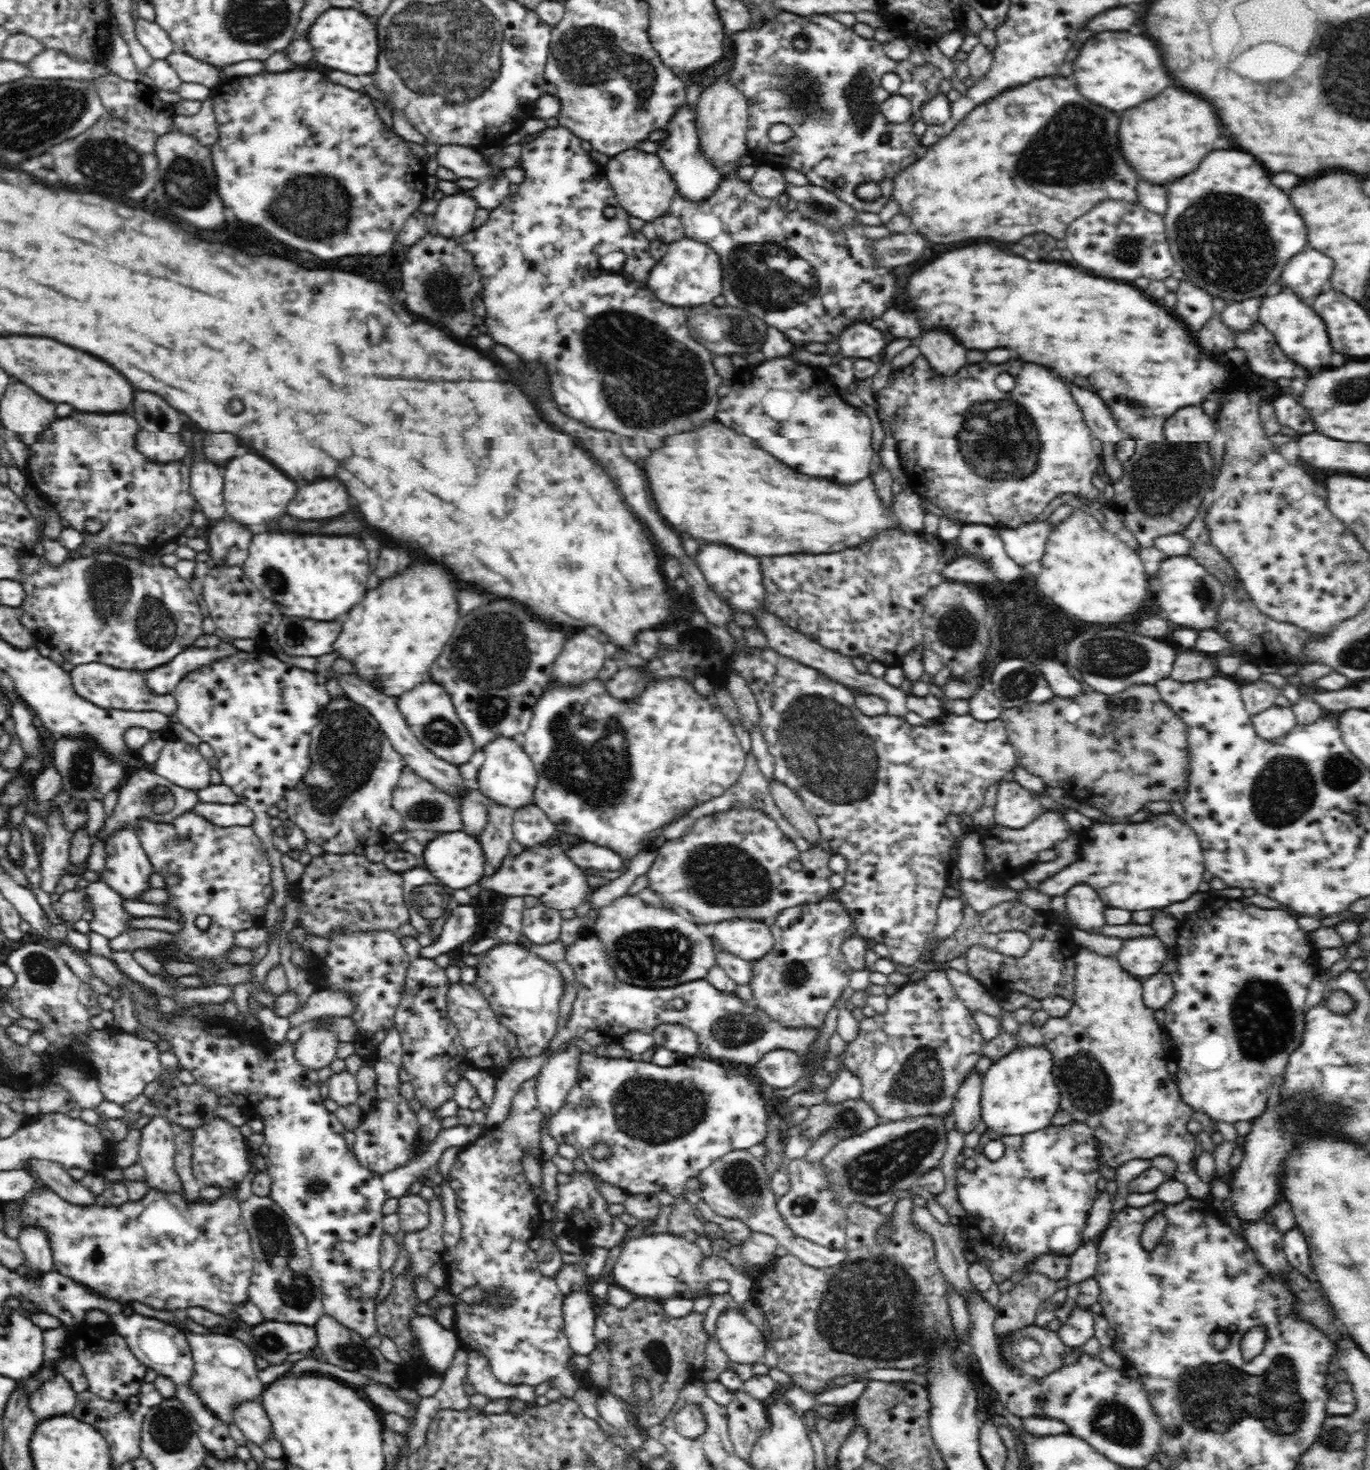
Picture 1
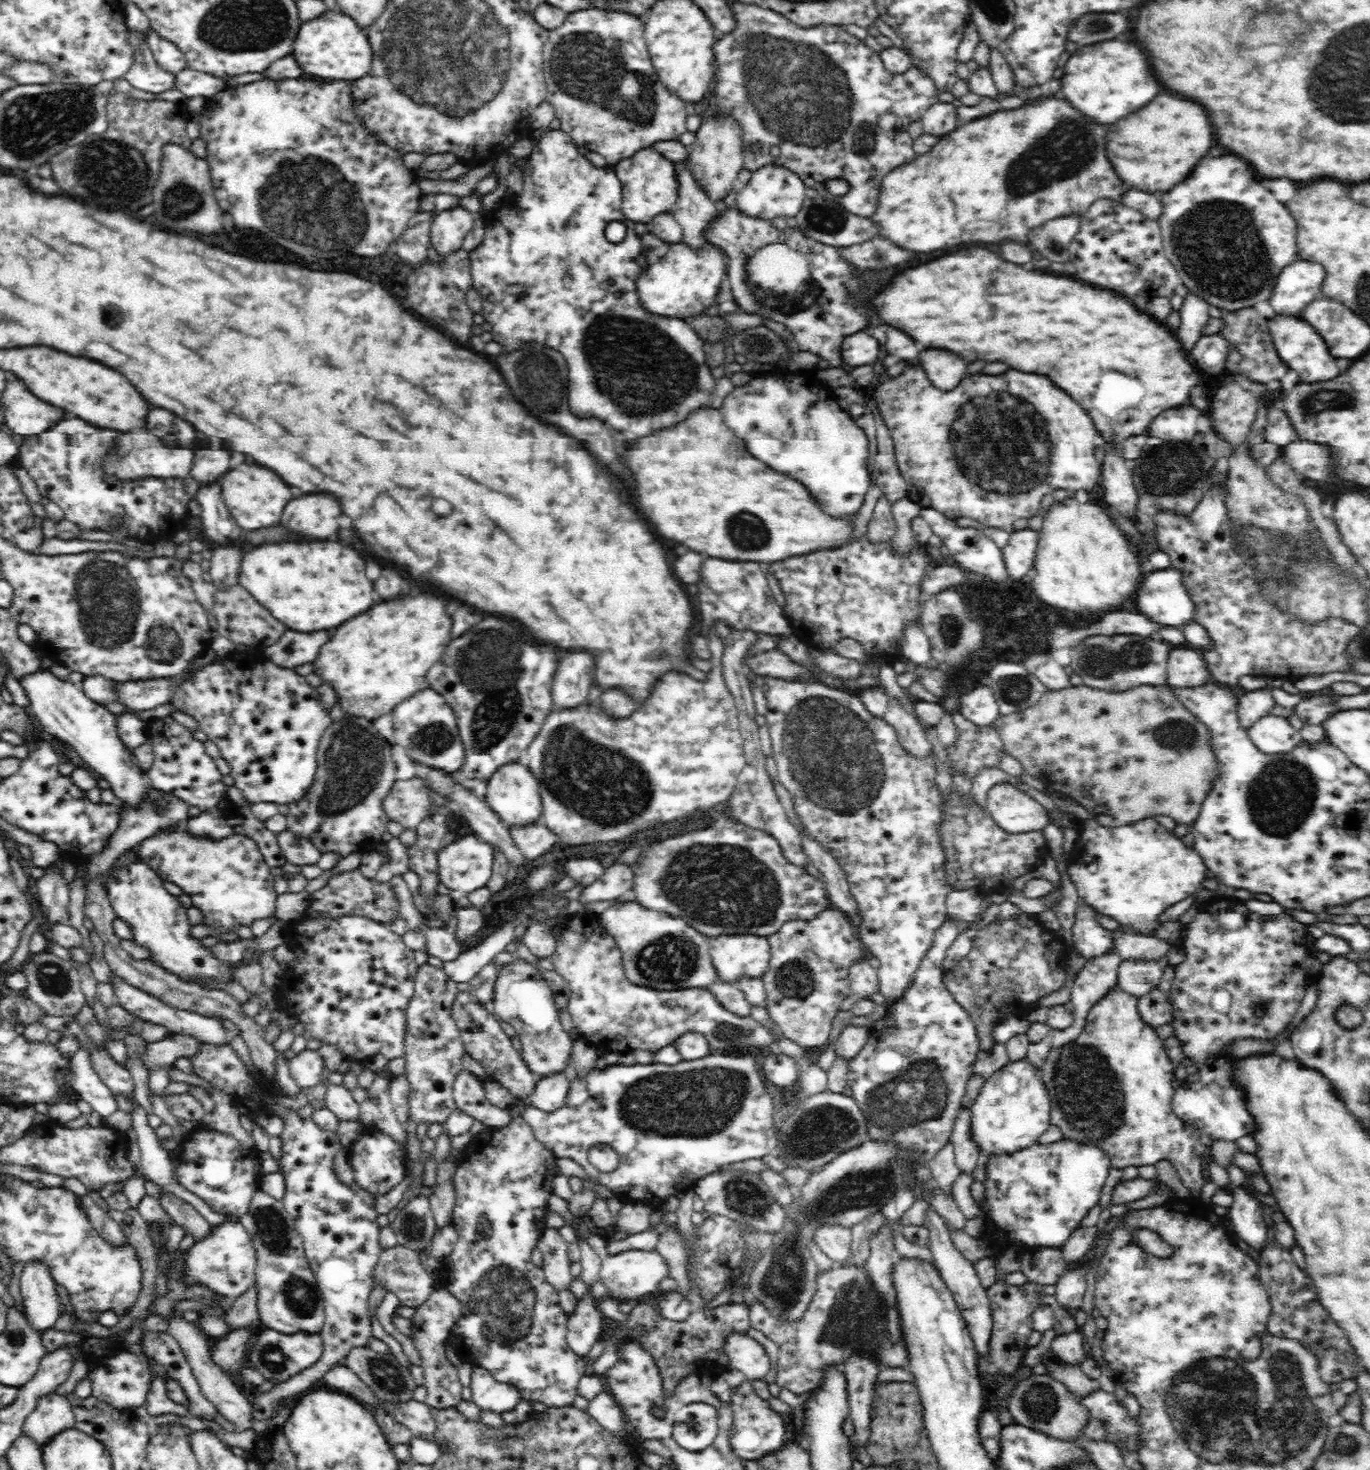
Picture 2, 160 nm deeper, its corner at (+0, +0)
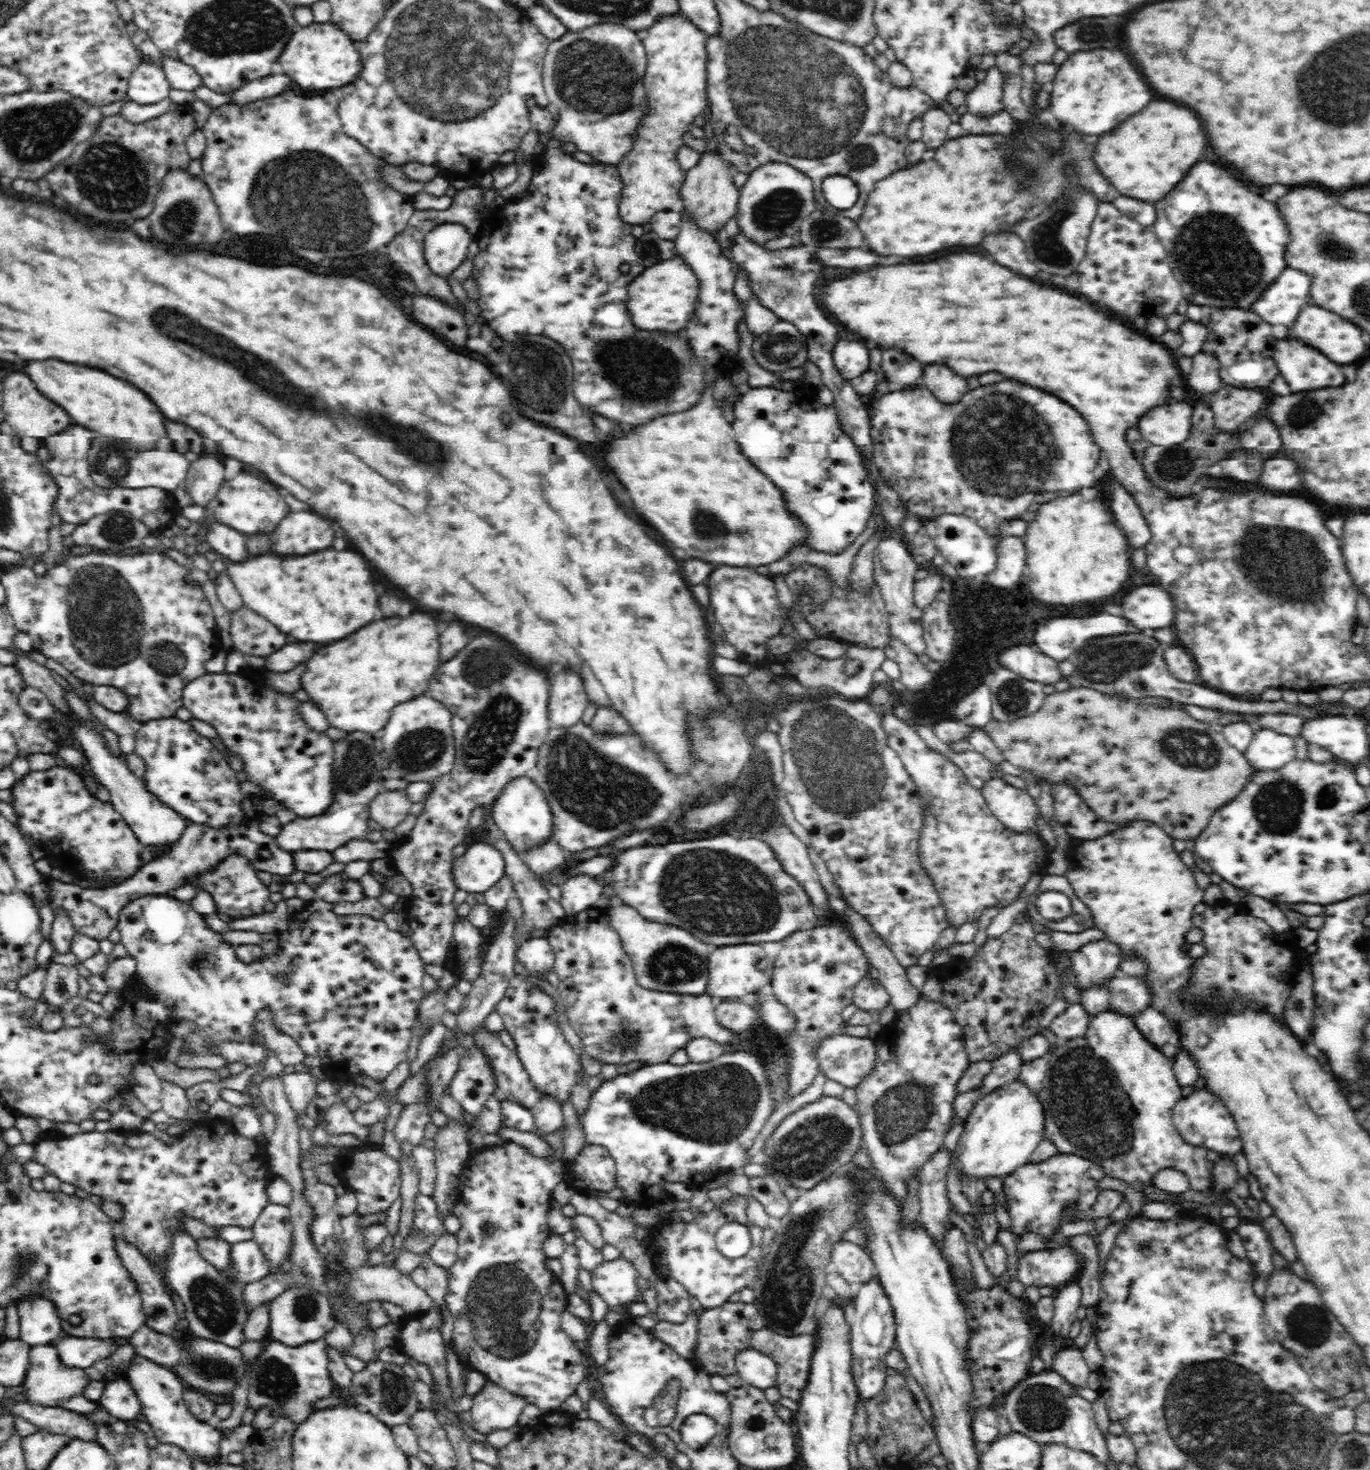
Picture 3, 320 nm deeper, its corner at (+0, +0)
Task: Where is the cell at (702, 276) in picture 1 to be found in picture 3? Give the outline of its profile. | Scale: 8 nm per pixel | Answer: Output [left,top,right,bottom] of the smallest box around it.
[626,254,700,332]

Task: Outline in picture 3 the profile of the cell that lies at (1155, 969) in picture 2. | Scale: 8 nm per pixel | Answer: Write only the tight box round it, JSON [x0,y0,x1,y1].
[1107,974,1150,1018]

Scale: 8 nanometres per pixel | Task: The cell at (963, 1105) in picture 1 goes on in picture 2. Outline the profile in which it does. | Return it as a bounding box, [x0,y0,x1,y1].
[949,1106,979,1173]

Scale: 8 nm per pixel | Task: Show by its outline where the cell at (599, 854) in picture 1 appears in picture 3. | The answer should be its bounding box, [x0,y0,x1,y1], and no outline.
[558,876,604,918]

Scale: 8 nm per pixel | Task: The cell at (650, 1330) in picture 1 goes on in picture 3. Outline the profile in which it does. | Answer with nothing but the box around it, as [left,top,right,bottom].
[693,1302,763,1377]

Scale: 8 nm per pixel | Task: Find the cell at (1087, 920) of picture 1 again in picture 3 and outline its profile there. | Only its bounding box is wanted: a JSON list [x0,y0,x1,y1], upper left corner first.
[1070,939,1120,994]

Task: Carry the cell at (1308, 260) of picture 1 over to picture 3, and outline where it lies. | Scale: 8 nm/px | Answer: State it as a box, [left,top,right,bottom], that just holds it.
[1249,268,1312,326]

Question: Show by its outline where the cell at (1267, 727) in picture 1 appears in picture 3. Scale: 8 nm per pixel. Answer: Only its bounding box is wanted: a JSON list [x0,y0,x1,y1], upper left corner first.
[1244,729,1295,772]

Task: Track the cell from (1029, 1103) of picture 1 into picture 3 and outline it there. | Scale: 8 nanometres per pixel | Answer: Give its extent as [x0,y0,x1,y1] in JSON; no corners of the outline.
[951,1081,1046,1179]

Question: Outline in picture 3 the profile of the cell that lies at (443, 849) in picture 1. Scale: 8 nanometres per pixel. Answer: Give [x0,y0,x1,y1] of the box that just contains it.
[452,842,506,894]

